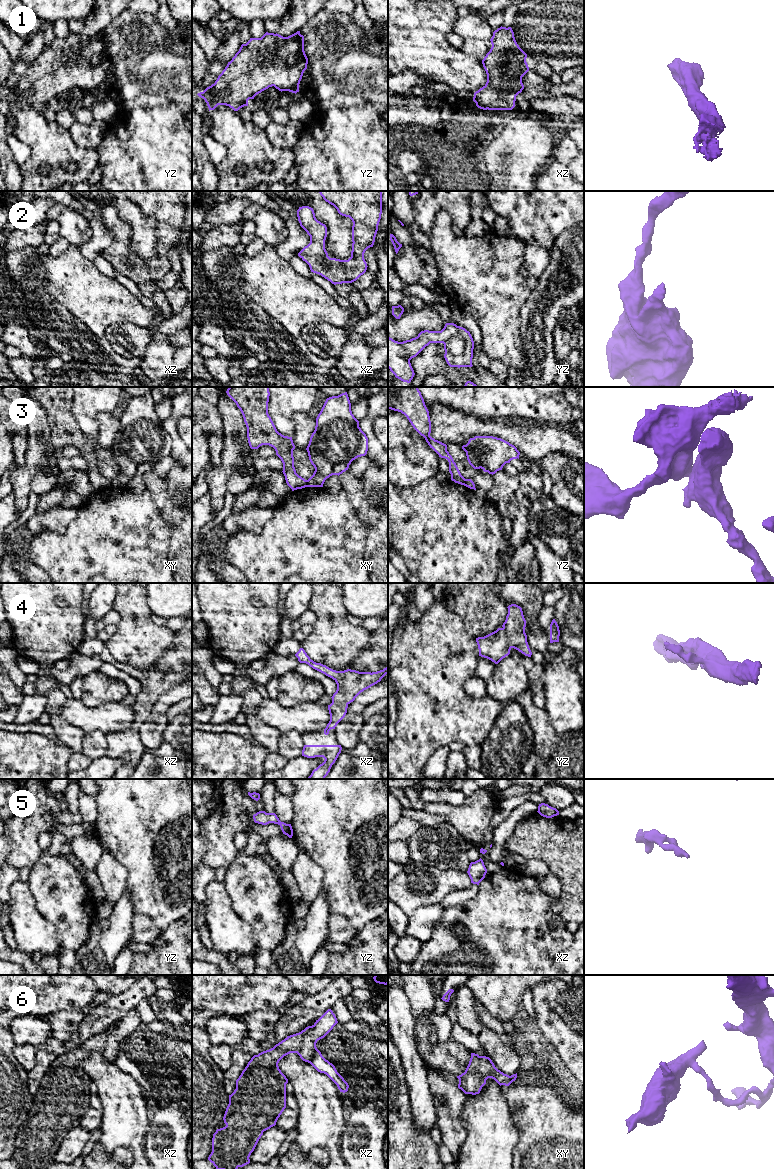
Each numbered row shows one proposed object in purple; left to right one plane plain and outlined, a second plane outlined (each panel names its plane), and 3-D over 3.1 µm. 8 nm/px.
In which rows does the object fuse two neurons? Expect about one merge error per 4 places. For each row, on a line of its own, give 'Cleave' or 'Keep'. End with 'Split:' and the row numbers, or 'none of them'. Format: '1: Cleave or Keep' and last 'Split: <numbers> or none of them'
1: Keep
2: Keep
3: Cleave
4: Keep
5: Keep
6: Cleave
Split: 3, 6

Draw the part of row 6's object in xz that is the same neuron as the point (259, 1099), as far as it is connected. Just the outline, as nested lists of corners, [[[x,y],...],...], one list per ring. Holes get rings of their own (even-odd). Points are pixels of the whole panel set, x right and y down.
[[[328,1009],[312,1026],[287,1036],[273,1048],[251,1058],[236,1080],[236,1089],[229,1095],[229,1104],[223,1117],[226,1126],[213,1134],[212,1152],[208,1160],[216,1169],[238,1169],[250,1163],[249,1157],[263,1132],[276,1125],[286,1108],[288,1079],[279,1069],[279,1061],[290,1053],[297,1053],[303,1061],[310,1063],[317,1050],[317,1041],[324,1038],[337,1023],[335,1014]]]

